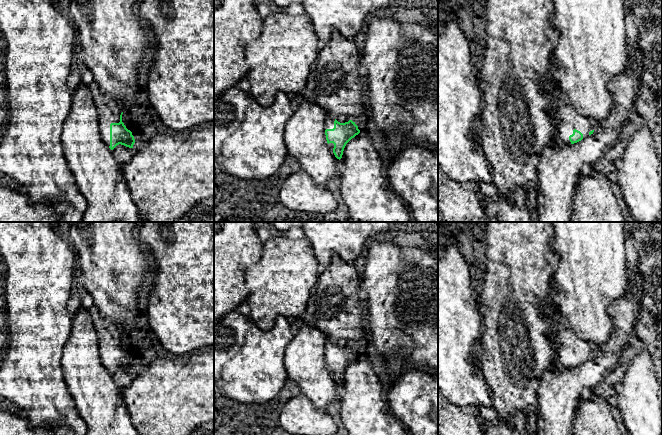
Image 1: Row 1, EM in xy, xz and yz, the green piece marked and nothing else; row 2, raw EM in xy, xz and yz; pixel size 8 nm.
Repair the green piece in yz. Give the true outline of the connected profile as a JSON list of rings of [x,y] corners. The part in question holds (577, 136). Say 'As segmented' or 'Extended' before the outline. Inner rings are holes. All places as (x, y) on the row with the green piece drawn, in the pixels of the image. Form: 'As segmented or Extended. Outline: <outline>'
Extended. Outline: [[[543,82],[542,89],[545,94],[557,95],[556,109],[551,117],[560,142],[574,144],[593,134],[593,123],[574,108],[568,96],[556,84]]]

